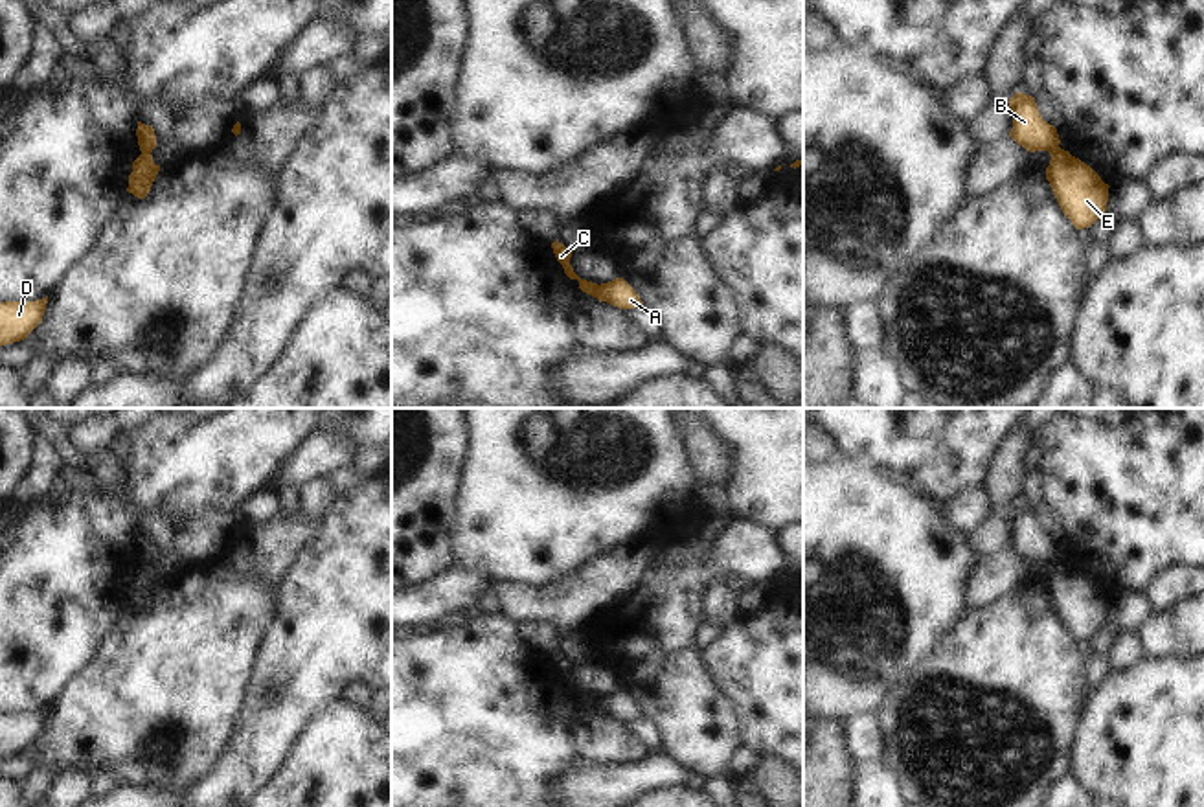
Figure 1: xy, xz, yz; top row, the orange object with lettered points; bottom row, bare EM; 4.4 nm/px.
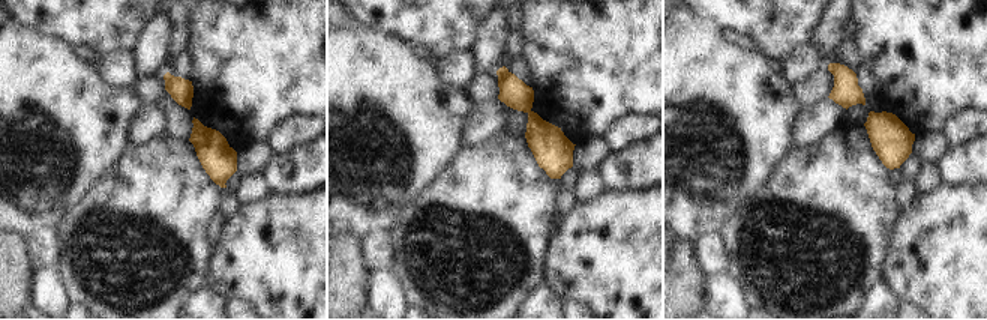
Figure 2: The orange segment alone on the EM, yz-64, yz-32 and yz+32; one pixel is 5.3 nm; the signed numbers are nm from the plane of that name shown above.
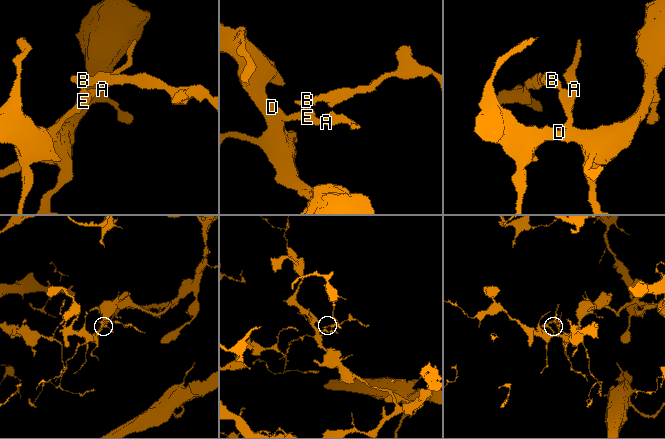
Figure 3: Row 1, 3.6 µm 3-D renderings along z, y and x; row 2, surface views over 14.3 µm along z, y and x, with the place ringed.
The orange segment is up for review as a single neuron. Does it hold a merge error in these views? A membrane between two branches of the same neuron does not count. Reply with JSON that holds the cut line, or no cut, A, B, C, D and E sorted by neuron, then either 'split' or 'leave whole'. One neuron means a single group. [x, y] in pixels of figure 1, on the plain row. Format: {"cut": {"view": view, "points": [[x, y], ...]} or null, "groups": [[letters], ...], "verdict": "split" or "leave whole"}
{"cut": {"view": "xy", "points": [[149, 563], [142, 567]]}, "groups": [["A", "C", "D", "E"], ["B"]], "verdict": "split"}

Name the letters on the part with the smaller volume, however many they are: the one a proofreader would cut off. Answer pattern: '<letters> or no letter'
B

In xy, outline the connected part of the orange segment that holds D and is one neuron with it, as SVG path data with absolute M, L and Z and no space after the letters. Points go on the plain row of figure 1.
M48 708L35 713L0 715L0 757L20 754L40 735Z

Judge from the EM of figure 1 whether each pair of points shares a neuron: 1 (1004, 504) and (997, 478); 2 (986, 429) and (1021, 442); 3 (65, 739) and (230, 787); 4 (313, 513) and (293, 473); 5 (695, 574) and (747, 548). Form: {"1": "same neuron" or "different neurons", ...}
{"1": "same neuron", "2": "different neurons", "3": "different neurons", "4": "different neurons", "5": "same neuron"}

